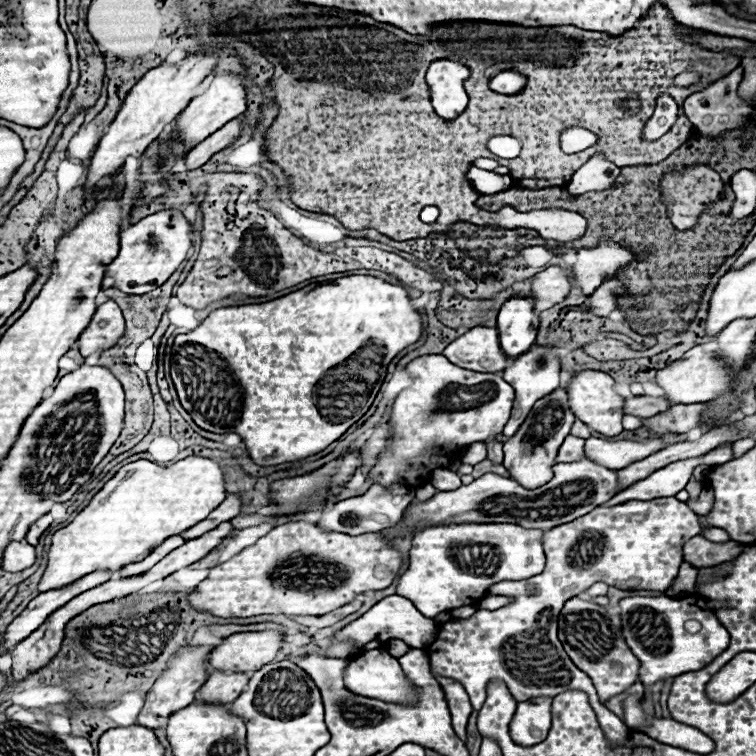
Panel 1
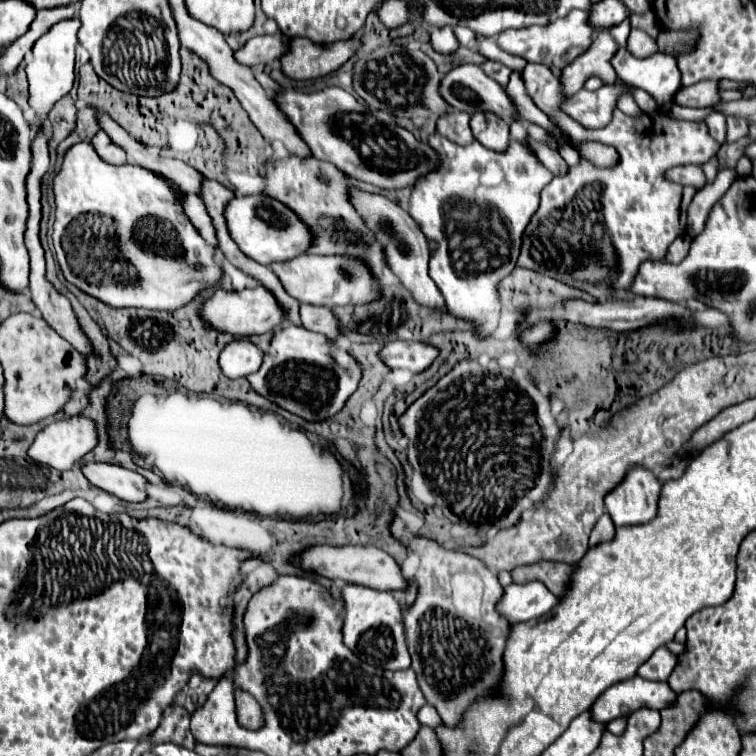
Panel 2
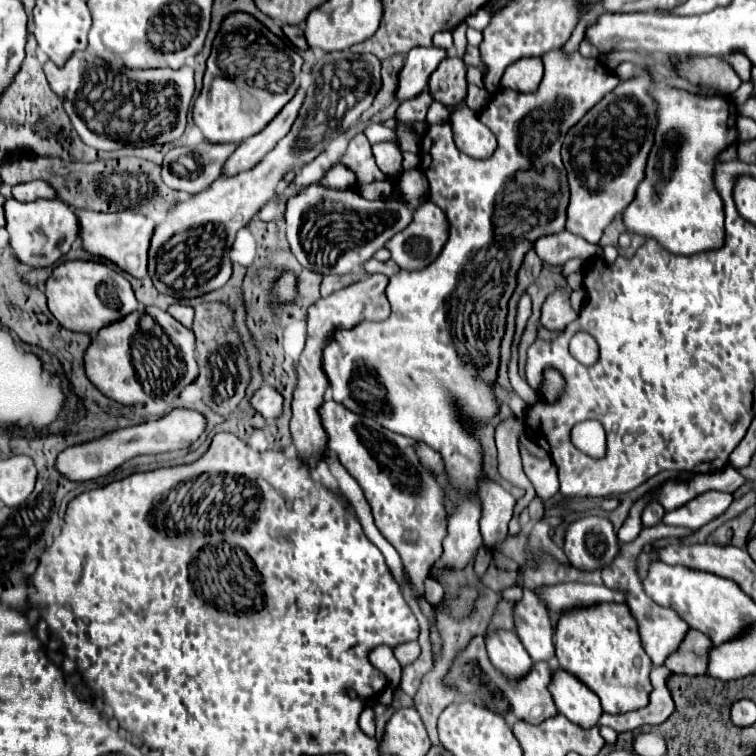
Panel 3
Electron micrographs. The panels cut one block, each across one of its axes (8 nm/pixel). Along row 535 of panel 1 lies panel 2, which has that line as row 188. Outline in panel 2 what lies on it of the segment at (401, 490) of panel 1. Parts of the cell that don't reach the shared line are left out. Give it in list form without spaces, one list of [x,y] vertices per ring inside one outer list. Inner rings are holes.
[[[352,188],[352,206],[360,212],[360,216],[364,216],[364,224],[372,228],[376,240],[384,244],[384,262],[388,270],[400,280],[400,284],[404,284],[404,288],[408,288],[408,292],[412,292],[412,298],[426,308],[446,312],[442,292],[428,276],[428,256],[432,256],[432,244],[424,240],[424,232],[420,232],[416,220],[412,220],[412,216],[398,202],[392,202],[386,196],[376,196],[374,192],[360,192],[360,188]]]

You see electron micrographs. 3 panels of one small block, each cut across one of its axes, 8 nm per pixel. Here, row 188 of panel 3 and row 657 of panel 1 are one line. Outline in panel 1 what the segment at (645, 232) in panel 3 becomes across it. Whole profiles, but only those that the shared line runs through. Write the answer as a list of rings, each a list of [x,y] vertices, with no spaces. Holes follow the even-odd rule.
[[[634,596],[620,600],[620,620],[622,620],[622,636],[632,650],[632,654],[640,660],[640,680],[644,686],[652,686],[658,680],[674,678],[684,672],[702,670],[708,666],[718,654],[722,654],[730,644],[730,634],[718,622],[712,610],[708,610],[706,602],[700,596],[688,598],[668,598],[668,596]],[[696,620],[702,628],[696,634],[686,630],[686,622]]]

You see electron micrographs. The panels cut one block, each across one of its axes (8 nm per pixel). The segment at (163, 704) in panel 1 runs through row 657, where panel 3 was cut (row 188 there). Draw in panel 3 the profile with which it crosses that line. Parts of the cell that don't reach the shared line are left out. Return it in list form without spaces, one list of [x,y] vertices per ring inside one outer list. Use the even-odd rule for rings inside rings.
[[[202,142],[198,146],[178,146],[178,148],[172,148],[166,154],[166,158],[164,158],[162,178],[174,190],[198,194],[198,192],[206,190],[216,178],[222,176],[222,168],[224,168],[228,156],[236,148],[238,148],[236,144],[212,144],[212,142]]]

